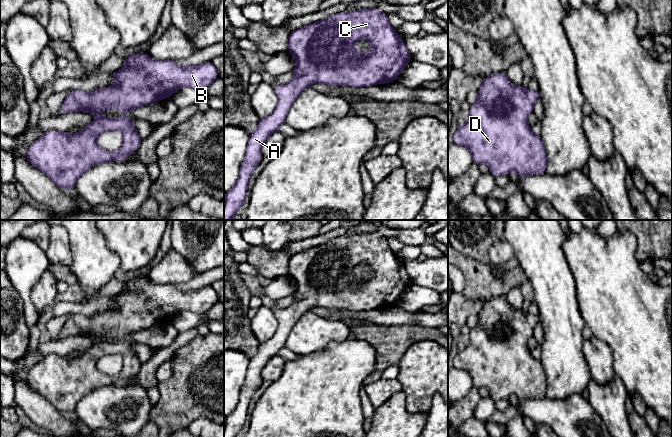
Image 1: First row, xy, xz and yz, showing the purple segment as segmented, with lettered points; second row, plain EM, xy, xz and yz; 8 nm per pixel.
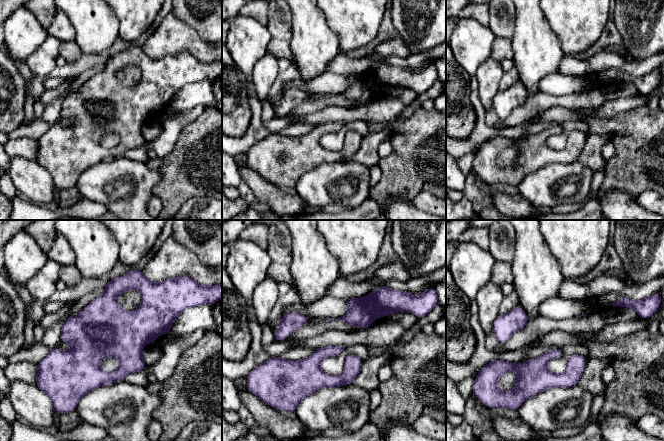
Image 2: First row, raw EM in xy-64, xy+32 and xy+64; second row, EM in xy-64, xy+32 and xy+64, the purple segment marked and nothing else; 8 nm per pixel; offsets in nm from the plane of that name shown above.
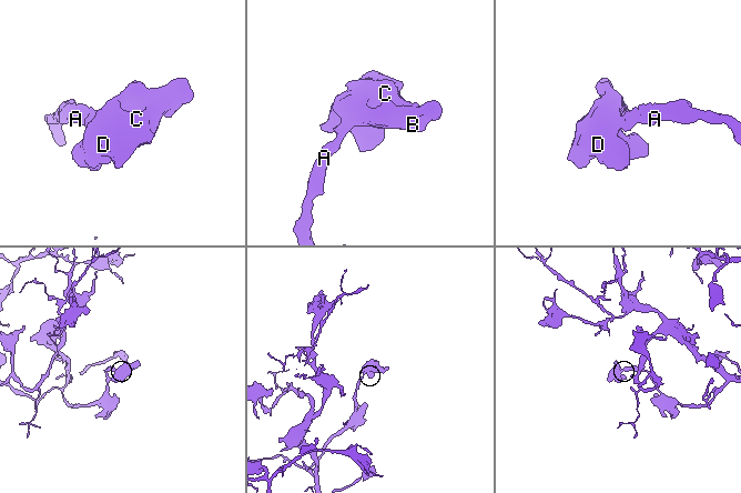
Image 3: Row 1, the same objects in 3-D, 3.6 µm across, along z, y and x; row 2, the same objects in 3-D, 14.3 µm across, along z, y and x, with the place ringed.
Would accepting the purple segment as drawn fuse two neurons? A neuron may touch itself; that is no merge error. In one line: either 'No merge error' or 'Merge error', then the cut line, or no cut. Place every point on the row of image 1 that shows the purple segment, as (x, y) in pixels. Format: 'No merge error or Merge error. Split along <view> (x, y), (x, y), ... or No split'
No merge error. No split

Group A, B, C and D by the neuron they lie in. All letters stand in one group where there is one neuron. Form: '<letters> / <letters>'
A B C D

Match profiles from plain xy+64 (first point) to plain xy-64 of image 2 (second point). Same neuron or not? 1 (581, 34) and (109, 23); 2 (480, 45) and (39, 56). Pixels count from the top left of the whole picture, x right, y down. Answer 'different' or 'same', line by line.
1: different
2: different

